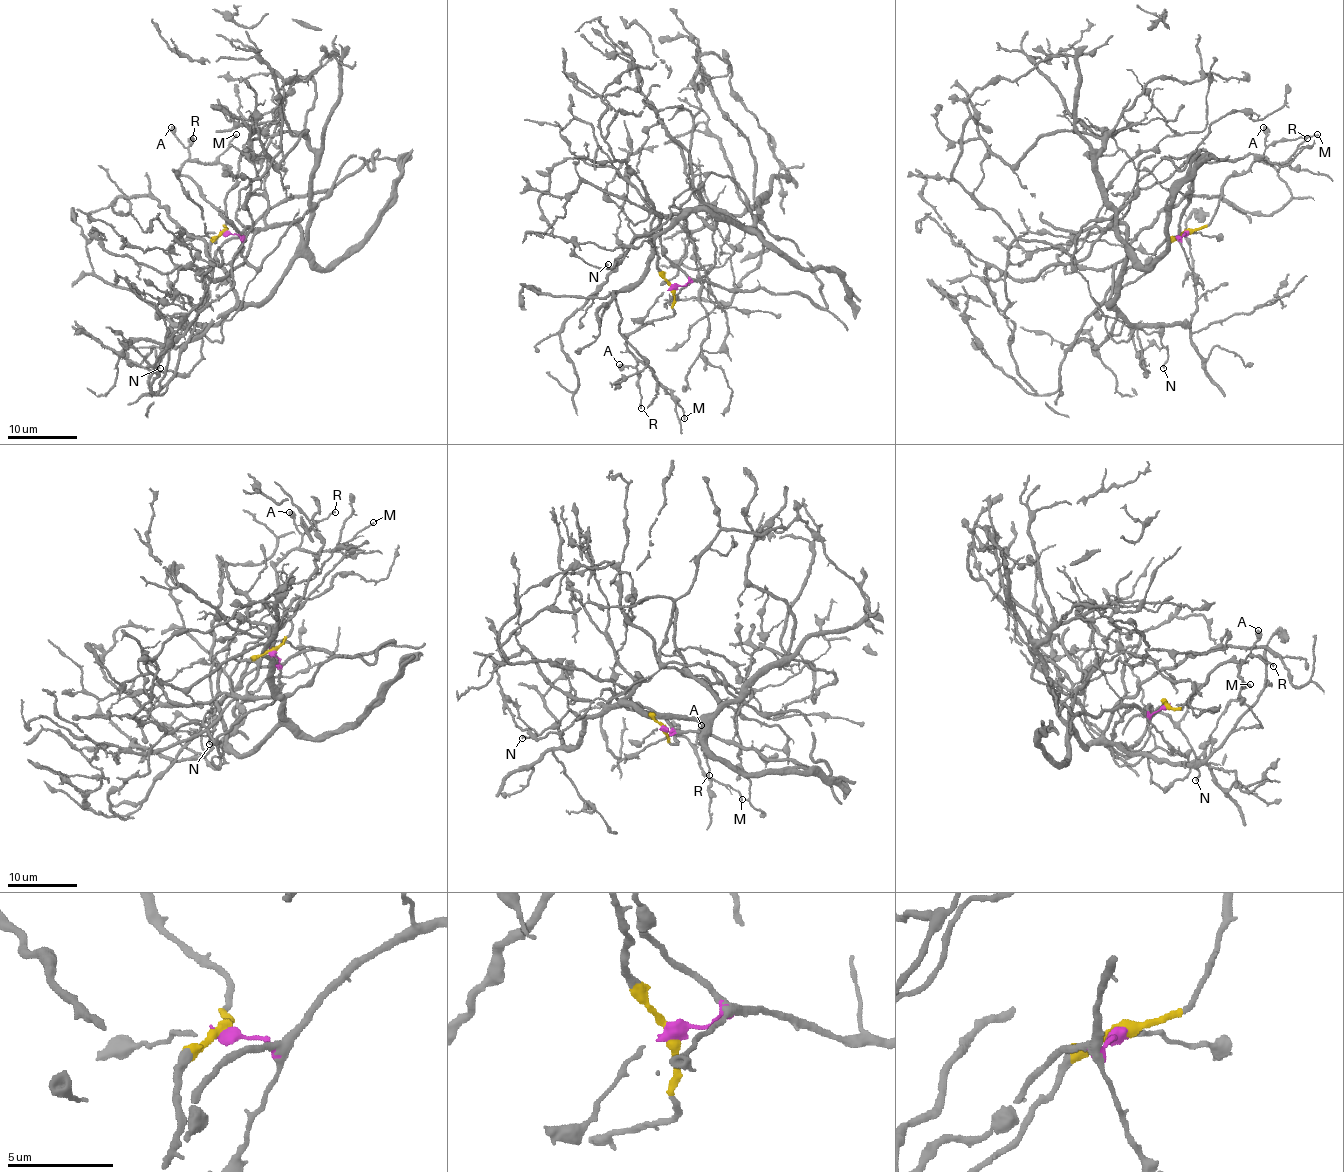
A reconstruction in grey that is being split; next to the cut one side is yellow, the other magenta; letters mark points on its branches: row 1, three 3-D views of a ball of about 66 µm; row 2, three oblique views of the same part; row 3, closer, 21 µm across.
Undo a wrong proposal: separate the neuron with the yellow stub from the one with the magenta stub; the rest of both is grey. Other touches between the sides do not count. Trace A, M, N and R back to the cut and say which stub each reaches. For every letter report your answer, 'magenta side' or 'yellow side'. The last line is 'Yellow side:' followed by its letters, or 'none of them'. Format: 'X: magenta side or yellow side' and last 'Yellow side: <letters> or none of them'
A: yellow side
M: yellow side
N: magenta side
R: yellow side
Yellow side: A, M, R

